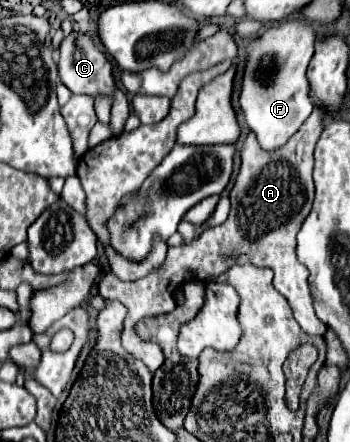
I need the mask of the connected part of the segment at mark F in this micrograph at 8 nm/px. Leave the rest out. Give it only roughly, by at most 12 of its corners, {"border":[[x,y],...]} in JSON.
{"border":[[300,19],[244,45],[238,109],[262,149],[312,113],[314,27]]}

